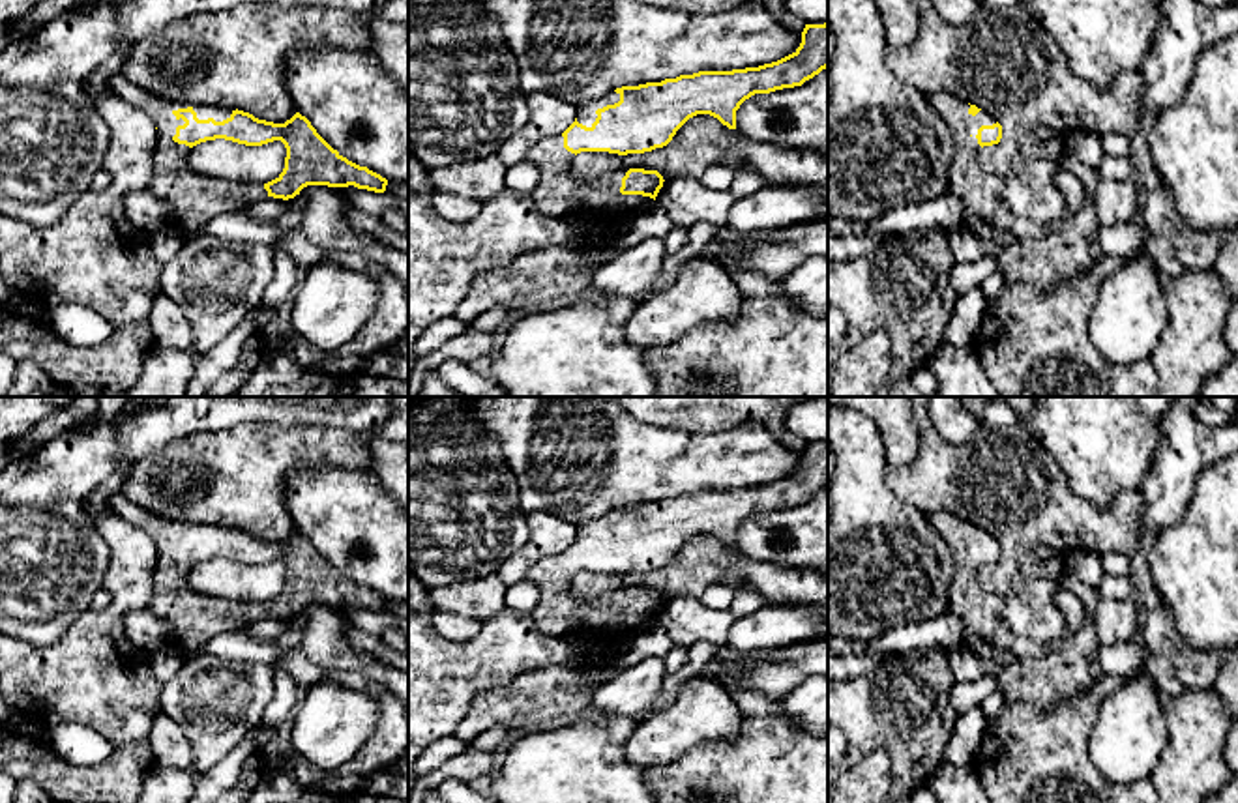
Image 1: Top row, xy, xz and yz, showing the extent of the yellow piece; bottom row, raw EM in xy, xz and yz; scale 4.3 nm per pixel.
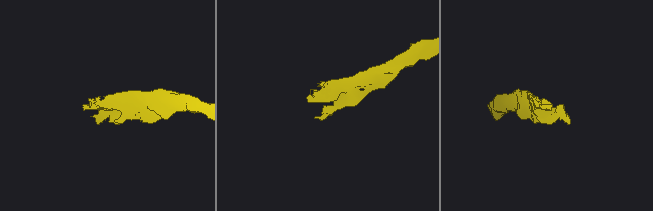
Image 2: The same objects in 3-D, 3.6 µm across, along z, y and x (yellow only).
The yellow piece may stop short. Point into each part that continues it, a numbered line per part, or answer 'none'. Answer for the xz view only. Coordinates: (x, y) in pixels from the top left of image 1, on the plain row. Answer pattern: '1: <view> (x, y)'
1: xz (587, 534)

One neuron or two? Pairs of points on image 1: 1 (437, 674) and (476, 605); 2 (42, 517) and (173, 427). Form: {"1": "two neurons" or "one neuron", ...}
{"1": "two neurons", "2": "one neuron"}

